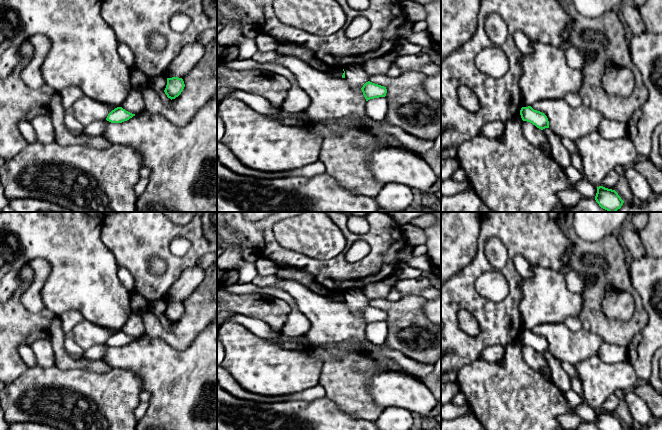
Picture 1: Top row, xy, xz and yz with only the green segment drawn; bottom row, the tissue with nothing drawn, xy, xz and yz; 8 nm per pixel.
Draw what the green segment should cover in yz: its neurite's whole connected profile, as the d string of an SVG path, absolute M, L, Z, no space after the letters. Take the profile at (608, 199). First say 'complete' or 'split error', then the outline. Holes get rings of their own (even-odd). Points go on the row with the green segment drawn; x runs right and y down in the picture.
complete; M603 186L597 187L595 200L601 208L608 212L616 212L624 203L615 190Z

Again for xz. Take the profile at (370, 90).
complete; M370 81L366 82L361 90L366 101L374 98L385 97L387 93L386 87L372 83Z

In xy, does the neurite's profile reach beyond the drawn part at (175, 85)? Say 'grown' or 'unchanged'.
unchanged

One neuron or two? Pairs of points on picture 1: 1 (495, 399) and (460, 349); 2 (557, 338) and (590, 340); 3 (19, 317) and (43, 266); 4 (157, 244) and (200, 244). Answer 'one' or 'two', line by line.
1: two
2: one
3: two
4: one

